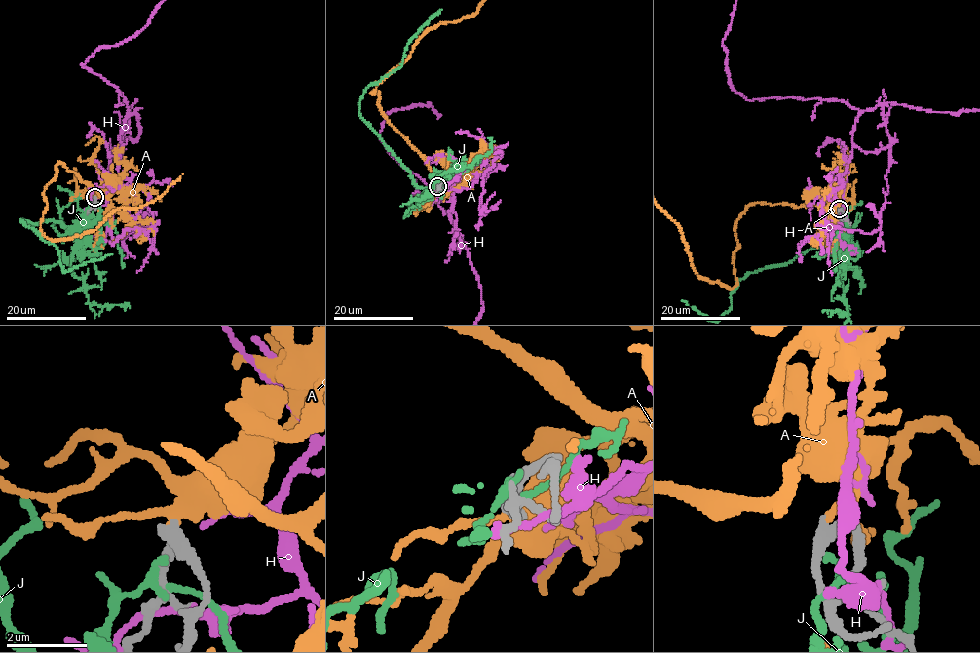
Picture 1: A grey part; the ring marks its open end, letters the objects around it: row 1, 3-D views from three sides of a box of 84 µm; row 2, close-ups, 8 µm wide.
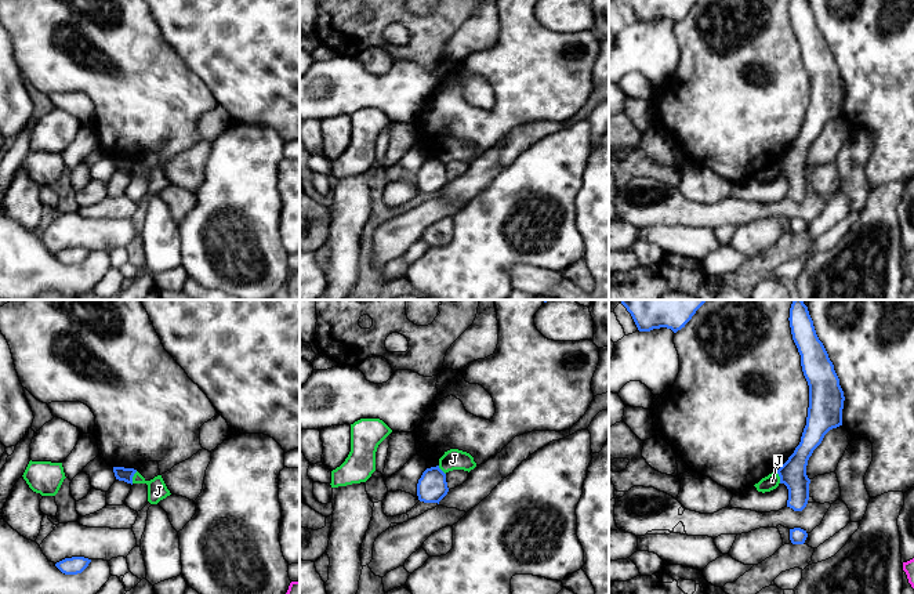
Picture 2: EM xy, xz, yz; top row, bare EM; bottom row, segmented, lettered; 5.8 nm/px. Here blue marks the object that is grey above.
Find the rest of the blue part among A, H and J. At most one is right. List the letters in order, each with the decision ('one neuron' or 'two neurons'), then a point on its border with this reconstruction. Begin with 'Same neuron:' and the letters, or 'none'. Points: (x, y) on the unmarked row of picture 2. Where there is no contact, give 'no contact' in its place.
Same neuron: A
A: one neuron; no contact
H: two neurons; no contact
J: two neurons; meets blue in xy at (133, 166)

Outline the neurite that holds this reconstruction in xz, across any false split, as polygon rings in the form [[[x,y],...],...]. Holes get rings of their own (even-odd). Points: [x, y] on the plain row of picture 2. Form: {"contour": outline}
{"contour": [[[436,157],[427,159],[417,174],[417,186],[424,193],[438,193],[447,185],[446,164]]]}

